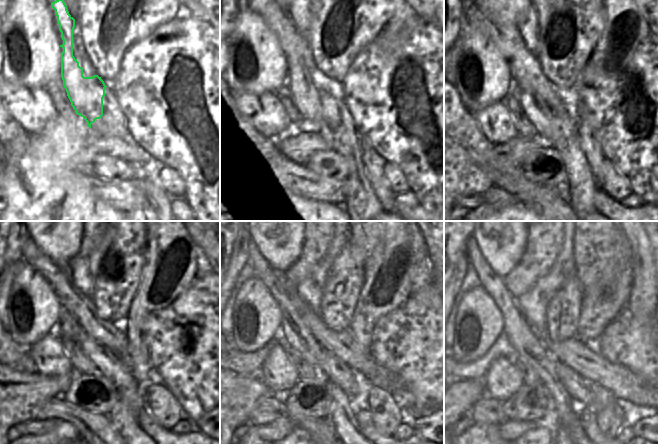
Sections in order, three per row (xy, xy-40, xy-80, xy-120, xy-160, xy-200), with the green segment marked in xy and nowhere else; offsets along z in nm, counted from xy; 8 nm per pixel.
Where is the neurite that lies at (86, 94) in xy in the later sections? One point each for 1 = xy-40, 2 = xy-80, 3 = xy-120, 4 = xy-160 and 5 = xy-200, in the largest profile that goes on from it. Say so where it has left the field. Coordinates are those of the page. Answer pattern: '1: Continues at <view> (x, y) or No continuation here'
1: Continues at xy-40 (307, 98)
2: Continues at xy-80 (533, 109)
3: Continues at xy-120 (98, 354)
4: Continues at xy-160 (339, 373)
5: Continues at xy-200 (572, 382)

